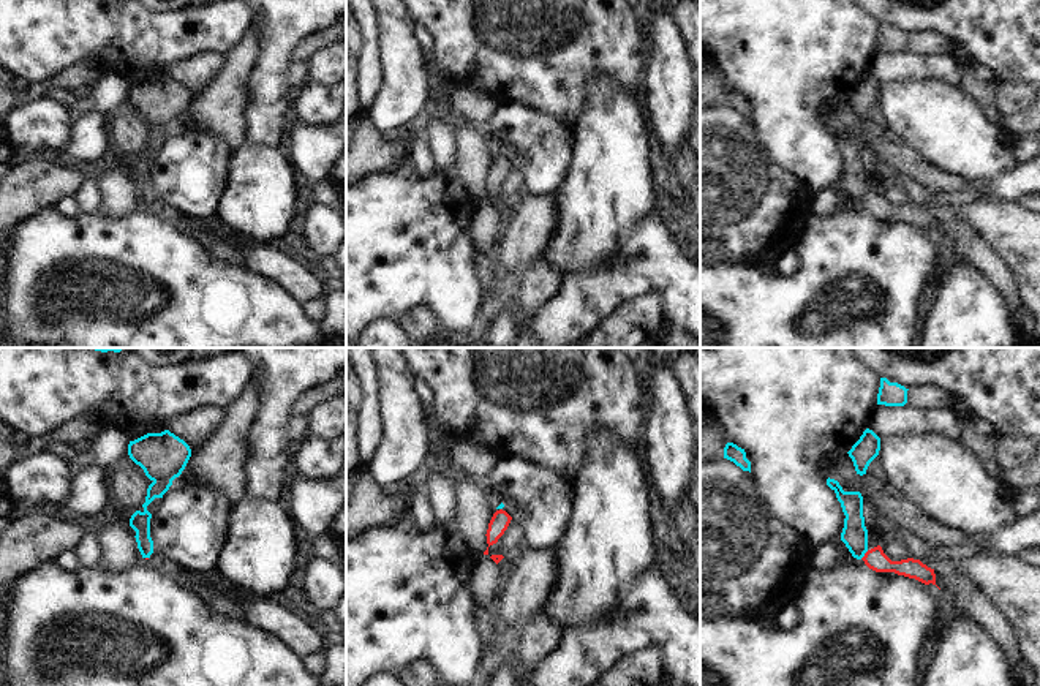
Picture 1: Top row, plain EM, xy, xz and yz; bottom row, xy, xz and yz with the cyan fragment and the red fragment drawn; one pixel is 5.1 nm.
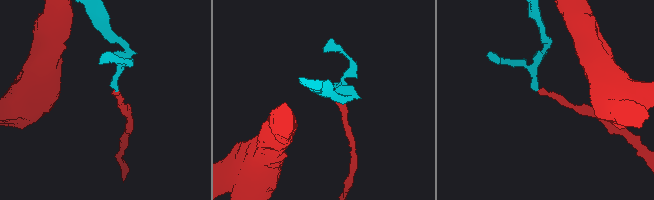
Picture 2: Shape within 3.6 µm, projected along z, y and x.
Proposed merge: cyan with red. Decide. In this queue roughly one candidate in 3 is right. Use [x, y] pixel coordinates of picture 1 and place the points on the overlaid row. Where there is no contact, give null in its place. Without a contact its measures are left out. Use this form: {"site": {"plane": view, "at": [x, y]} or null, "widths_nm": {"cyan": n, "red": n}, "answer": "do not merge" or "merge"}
{"site": {"plane": "yz", "at": [863, 555]}, "widths_nm": {"cyan": 130, "red": 110}, "answer": "merge"}

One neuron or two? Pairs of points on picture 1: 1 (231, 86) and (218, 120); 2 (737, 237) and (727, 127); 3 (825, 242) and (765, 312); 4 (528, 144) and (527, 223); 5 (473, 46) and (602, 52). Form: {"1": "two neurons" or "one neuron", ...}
{"1": "one neuron", "2": "one neuron", "3": "one neuron", "4": "two neurons", "5": "one neuron"}

